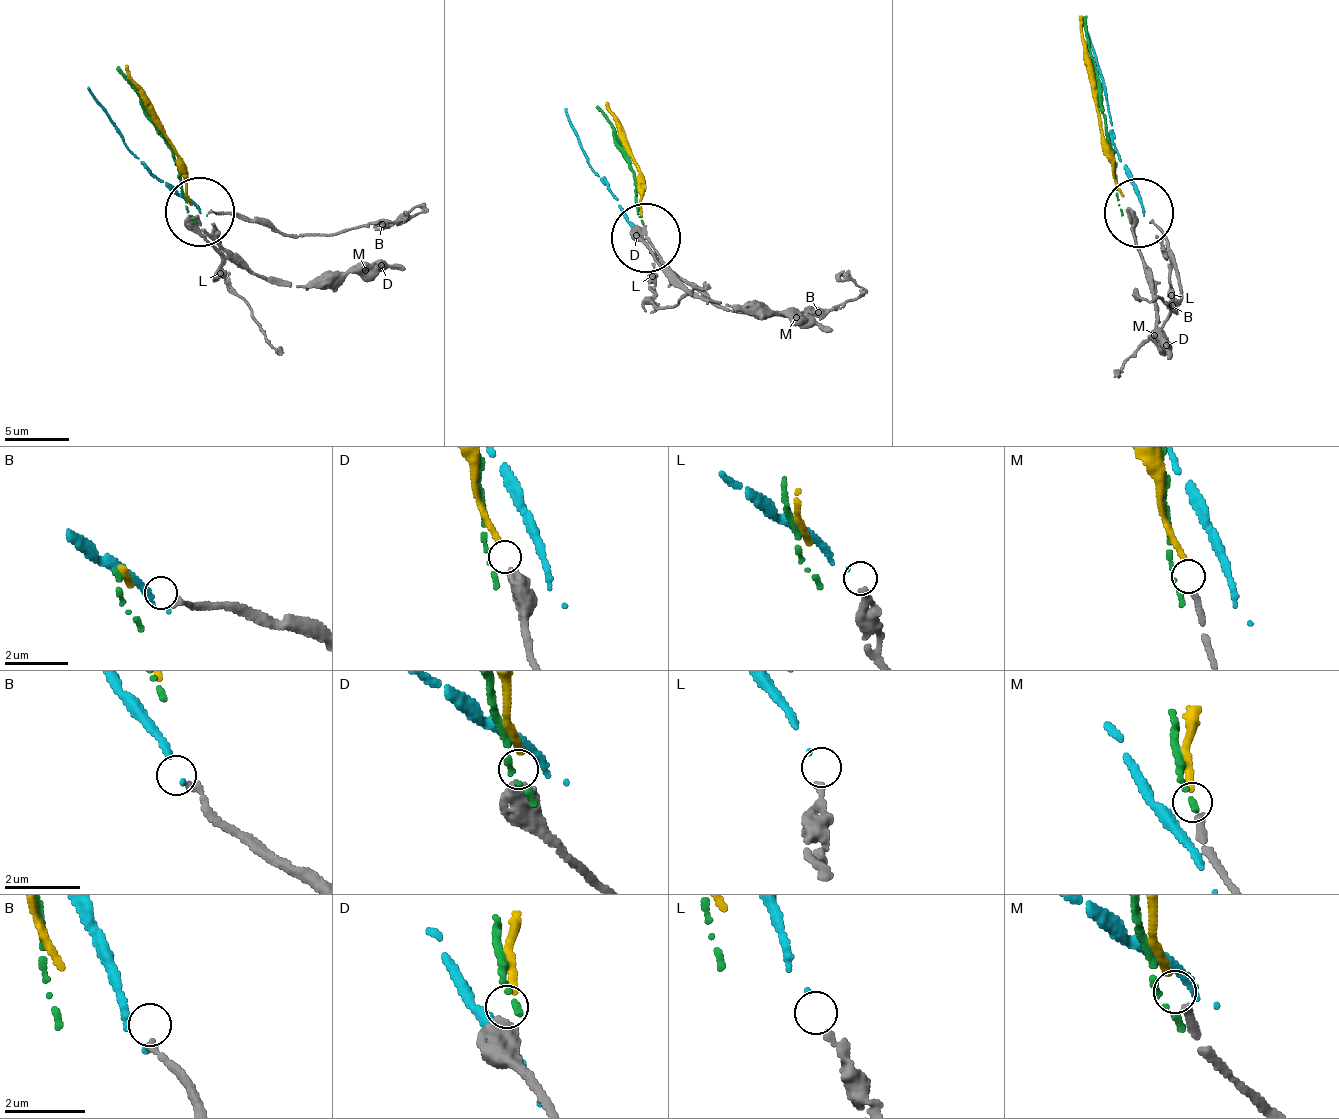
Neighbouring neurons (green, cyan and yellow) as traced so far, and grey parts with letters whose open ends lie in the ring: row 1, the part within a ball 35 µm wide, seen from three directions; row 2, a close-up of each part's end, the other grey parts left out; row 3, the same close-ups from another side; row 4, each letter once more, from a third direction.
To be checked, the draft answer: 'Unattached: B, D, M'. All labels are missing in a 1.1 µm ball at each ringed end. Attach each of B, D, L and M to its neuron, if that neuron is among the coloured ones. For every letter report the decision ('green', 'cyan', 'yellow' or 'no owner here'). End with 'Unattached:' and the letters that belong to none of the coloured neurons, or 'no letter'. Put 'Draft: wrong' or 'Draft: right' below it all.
B: no owner here
D: no owner here
L: cyan
M: yellow
Unattached: B, D
Draft: wrong

